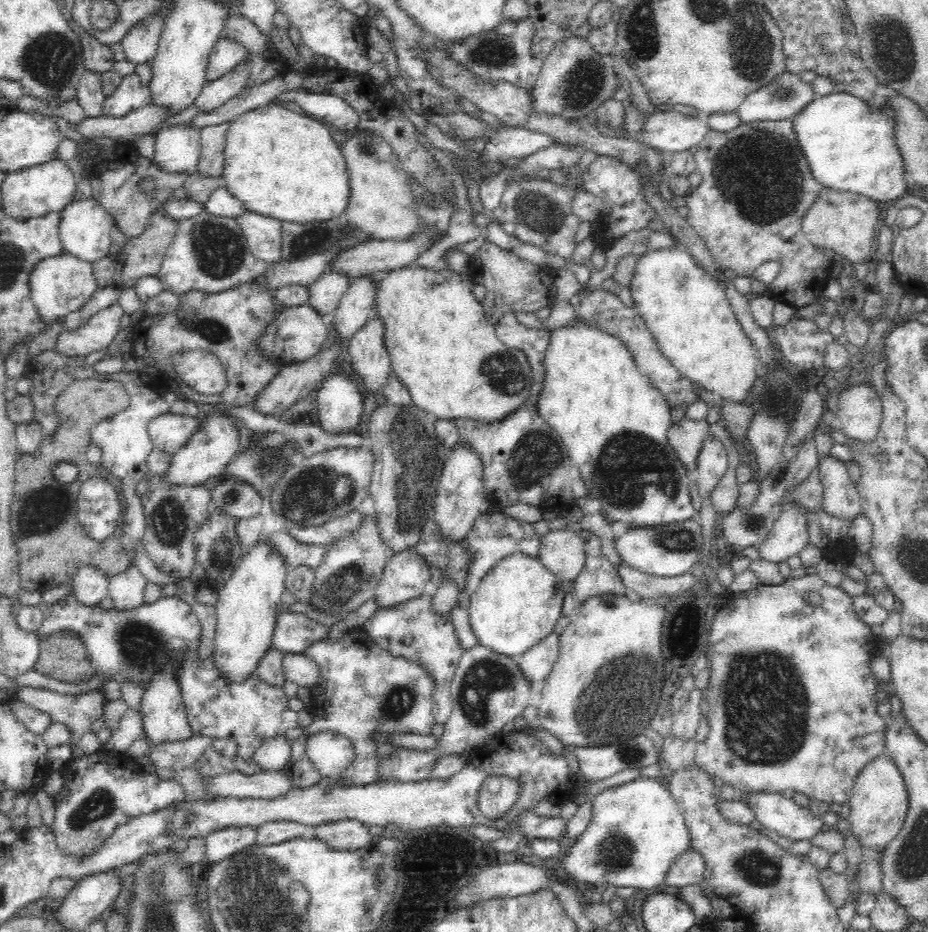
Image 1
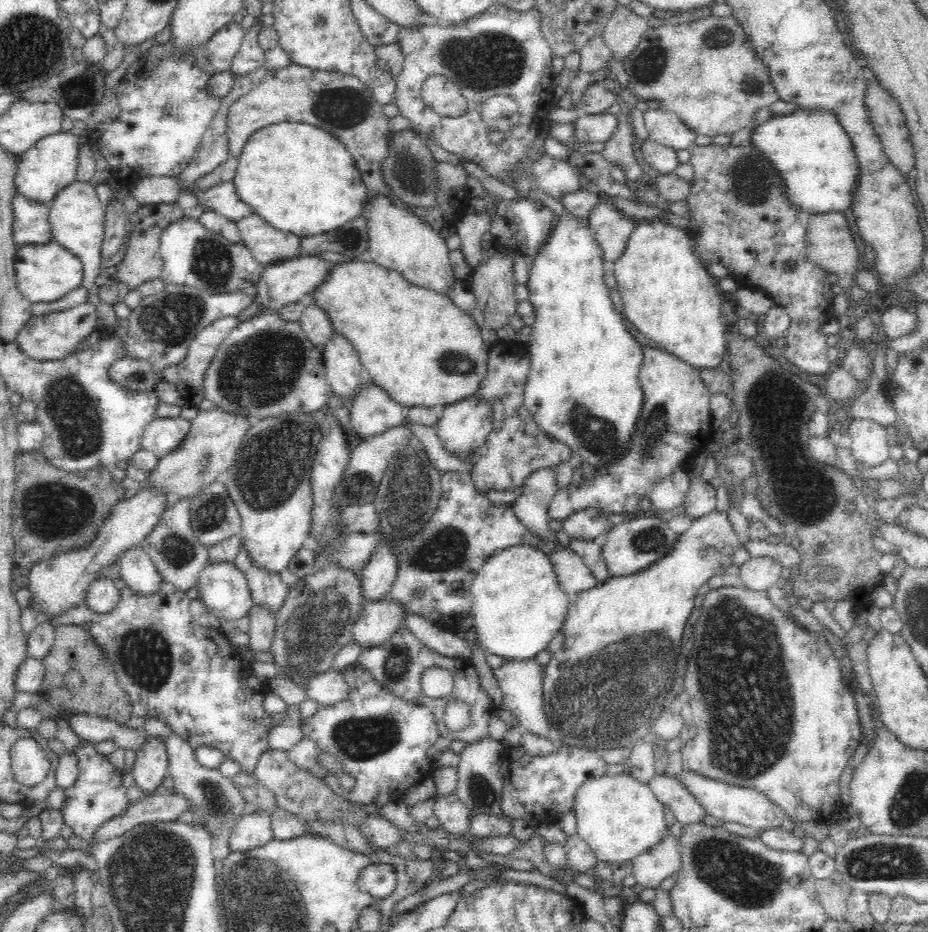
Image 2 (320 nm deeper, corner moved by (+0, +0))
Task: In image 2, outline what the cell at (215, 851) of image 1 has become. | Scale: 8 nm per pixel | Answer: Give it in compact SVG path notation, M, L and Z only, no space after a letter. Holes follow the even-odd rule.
M266 810L247 812L236 819L229 832L229 852L244 852L268 844L274 839L271 813Z

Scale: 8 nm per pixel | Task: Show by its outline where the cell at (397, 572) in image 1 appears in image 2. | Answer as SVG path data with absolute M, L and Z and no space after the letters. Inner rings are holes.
M392 596L368 600L353 626L353 642L364 648L382 645L390 640L404 623L406 603Z

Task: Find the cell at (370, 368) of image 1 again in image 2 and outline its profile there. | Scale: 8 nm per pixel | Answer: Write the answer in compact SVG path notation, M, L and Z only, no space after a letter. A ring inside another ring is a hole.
M374 381L364 382L358 385L351 400L350 424L354 427L354 432L358 434L360 440L382 434L387 428L402 425L403 416L402 405L392 400L388 391Z

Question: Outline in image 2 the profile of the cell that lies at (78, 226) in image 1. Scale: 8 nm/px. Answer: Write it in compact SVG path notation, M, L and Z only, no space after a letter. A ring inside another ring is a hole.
M74 181L56 195L50 206L49 224L53 240L82 261L84 268L82 291L87 293L88 302L98 306L98 328L96 330L116 326L116 333L125 344L128 339L127 325L118 319L111 304L100 302L98 298L100 287L95 284L95 279L101 273L100 263L104 260L101 251L105 234L105 207L102 206L96 195L95 186L89 182Z

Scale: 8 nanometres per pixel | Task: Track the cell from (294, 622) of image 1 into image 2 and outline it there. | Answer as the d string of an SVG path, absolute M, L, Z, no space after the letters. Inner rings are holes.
M244 545L234 561L246 577L254 606L265 608L270 615L277 617L288 596L288 585L282 581L280 575L256 568L251 563Z

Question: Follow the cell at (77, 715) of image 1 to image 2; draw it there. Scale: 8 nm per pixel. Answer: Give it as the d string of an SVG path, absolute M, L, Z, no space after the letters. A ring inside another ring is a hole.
M80 739L72 750L72 757L78 761L79 772L72 786L63 790L65 799L59 811L62 813L64 824L70 826L74 835L88 842L109 820L122 816L131 802L128 798L128 788L122 783L122 770L114 767L107 756L98 754L92 741Z

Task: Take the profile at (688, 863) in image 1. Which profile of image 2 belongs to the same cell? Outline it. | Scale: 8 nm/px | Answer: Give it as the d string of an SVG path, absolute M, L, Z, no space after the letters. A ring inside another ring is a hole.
M673 834L660 845L636 856L628 868L636 882L644 888L656 889L662 880L677 876L682 870L682 857L677 845L677 836Z

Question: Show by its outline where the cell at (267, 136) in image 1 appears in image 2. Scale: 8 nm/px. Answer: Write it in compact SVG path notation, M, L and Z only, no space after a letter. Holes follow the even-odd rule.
M282 121L276 124L269 124L268 126L254 131L246 141L242 152L237 156L237 169L232 179L237 195L240 197L240 200L242 200L242 203L250 206L253 214L260 216L273 228L282 232L292 232L298 237L330 232L330 230L336 230L336 228L344 226L346 222L350 222L350 220L354 220L354 218L361 216L363 205L366 203L367 199L367 188L361 177L361 172L355 165L353 156L348 152L344 144L342 144L342 141L338 139L338 137L332 135L332 133L326 131L326 129L305 122Z

